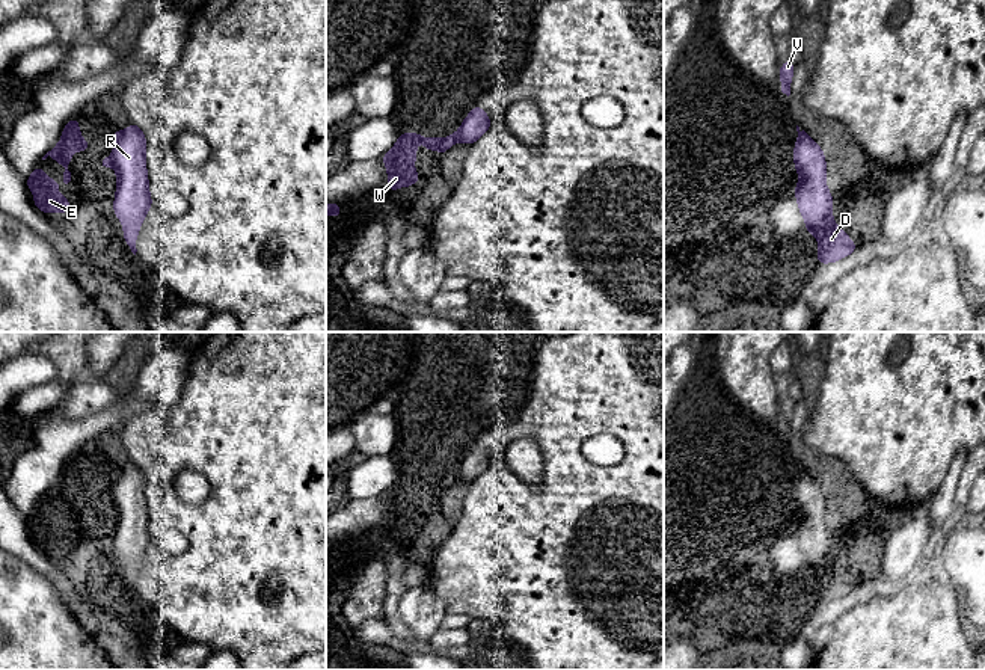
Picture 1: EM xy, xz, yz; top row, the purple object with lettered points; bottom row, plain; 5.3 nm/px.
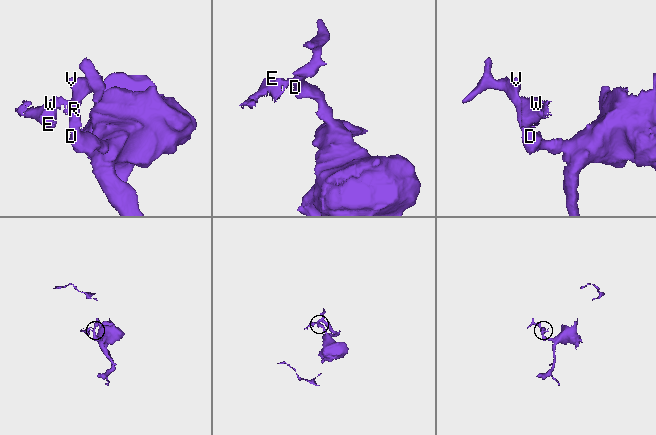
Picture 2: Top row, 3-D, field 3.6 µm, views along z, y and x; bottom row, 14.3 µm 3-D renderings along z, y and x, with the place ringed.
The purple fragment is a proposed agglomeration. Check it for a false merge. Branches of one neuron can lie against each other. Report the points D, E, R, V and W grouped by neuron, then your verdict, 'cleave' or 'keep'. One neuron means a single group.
groups D R V / E W; cleave

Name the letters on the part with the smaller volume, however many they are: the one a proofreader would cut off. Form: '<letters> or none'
E, W

